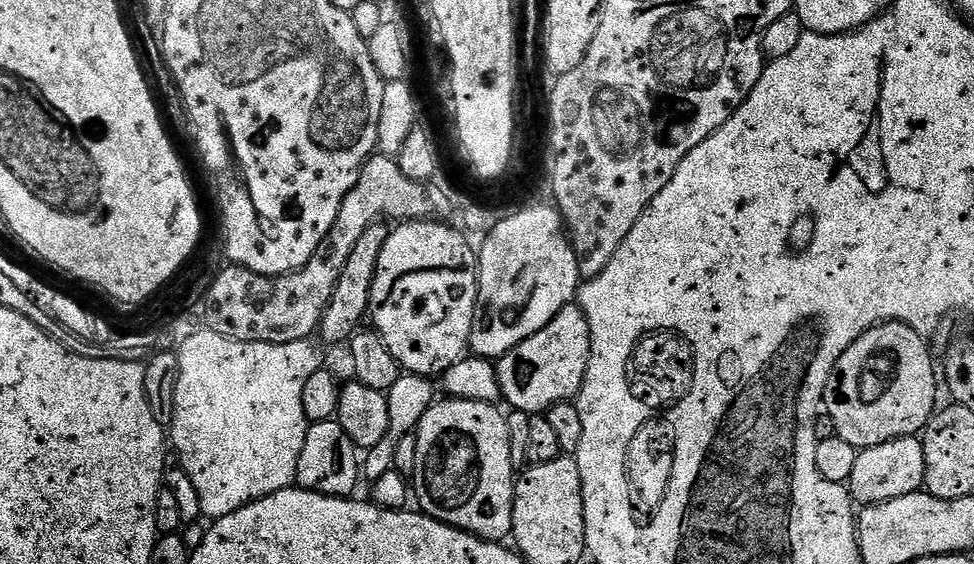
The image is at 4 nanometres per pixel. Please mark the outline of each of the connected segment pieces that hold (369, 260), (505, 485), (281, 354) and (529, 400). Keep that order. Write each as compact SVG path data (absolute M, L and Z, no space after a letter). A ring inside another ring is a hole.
M387 223L372 224L362 233L362 238L358 238L358 242L354 245L354 251L350 253L350 258L346 258L346 266L342 266L342 274L334 286L334 294L320 320L318 336L325 345L327 345L326 343L340 344L343 340L344 343L351 341L354 333L363 325L360 323L363 320L365 323L366 317L369 315L370 290L374 282L378 258L382 258L382 246L386 246L389 231Z
M455 398L437 399L435 403L426 410L420 424L415 428L417 438L417 466L414 477L414 500L418 503L419 511L425 516L433 516L434 519L449 524L455 528L461 528L464 532L469 532L475 536L480 536L483 540L503 541L512 531L512 493L514 491L514 472L512 476L512 451L514 445L511 442L511 435L508 433L505 413L495 404L483 404L482 402L470 402L469 400L457 400Z
M197 330L179 341L178 347L178 386L174 390L174 418L170 425L170 448L176 451L175 458L182 471L190 476L194 489L198 492L203 515L215 522L226 518L226 514L234 514L234 510L242 510L242 506L253 504L255 500L266 498L283 488L296 484L298 458L302 458L302 446L306 442L306 434L310 421L306 418L306 410L302 406L302 390L310 374L321 371L325 367L324 356L320 353L321 345L315 339L295 340L285 344L267 344L266 342L238 342L226 338L217 332Z
M571 302L565 305L564 309L544 329L538 330L532 337L526 338L518 347L495 361L503 403L505 405L508 403L507 407L512 410L516 409L529 414L544 414L556 404L575 401L580 394L582 382L586 378L591 345L590 322L586 322L586 314L579 303Z

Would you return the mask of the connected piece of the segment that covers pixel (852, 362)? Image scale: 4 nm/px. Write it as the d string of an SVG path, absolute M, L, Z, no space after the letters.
M877 324L866 330L858 342L838 358L835 370L830 374L830 382L824 391L823 411L834 418L836 435L850 446L869 448L882 446L882 442L890 442L894 438L916 436L923 433L929 420L937 411L936 380L938 384L938 368L932 365L932 356L928 353L929 341L915 332L909 324Z

